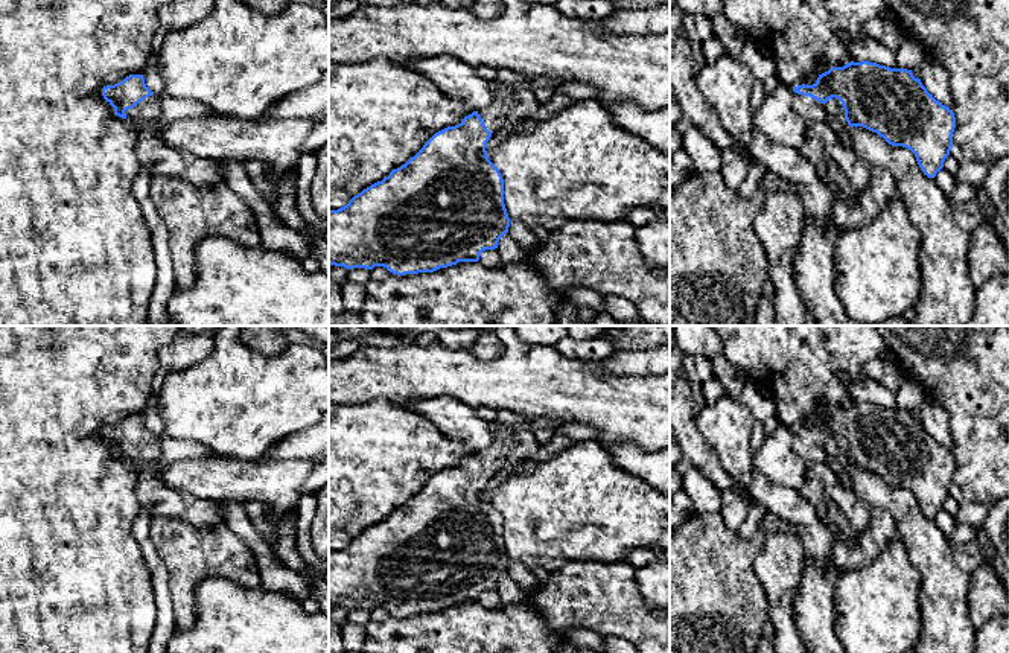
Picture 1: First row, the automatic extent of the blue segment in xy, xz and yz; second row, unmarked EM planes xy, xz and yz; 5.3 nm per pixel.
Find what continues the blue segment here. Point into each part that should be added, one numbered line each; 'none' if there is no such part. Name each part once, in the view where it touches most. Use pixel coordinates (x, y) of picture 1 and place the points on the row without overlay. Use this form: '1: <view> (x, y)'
1: xy (148, 451)

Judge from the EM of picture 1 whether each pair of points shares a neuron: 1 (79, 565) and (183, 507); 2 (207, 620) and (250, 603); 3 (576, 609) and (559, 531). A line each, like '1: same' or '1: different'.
1: different
2: same
3: different

